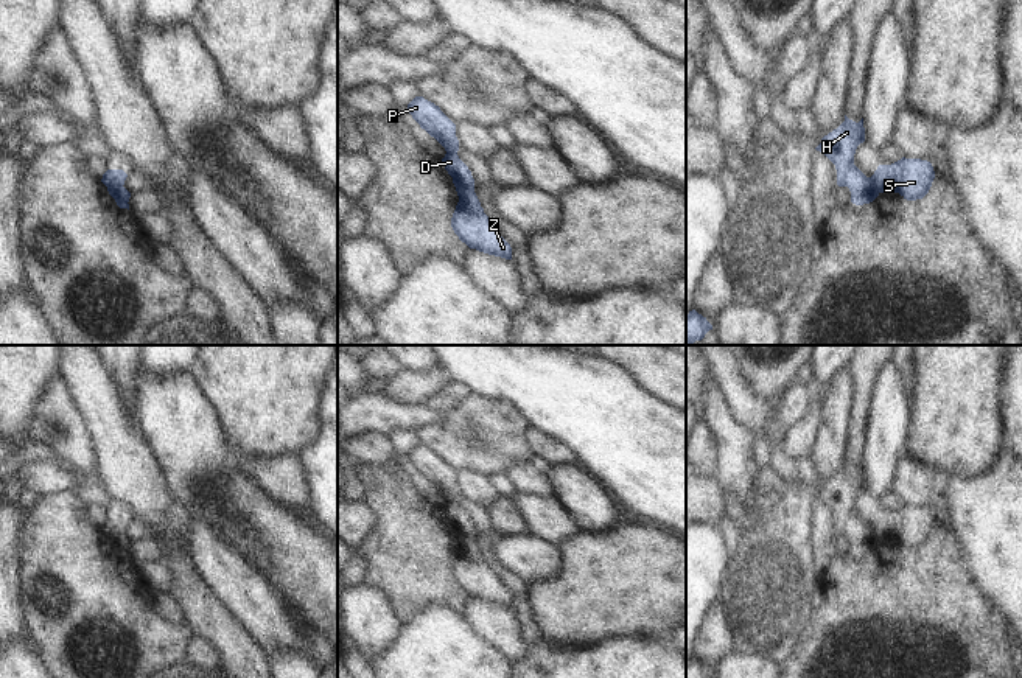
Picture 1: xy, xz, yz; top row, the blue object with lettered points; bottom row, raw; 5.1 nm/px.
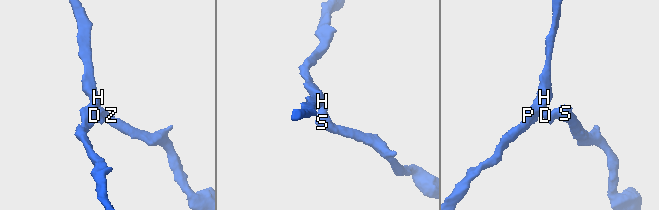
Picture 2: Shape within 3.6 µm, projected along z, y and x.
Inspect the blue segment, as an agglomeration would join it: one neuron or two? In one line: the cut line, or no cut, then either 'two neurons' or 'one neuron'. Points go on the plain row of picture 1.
cut xz (456, 535), (470, 535), (473, 538); two neurons

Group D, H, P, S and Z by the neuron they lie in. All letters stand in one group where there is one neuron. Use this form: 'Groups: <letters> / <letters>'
Groups: D H P / S Z

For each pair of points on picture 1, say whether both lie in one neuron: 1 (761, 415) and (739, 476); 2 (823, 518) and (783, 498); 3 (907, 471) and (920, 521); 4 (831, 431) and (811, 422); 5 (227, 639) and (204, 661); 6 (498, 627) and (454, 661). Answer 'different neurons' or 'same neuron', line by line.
1: different neurons
2: different neurons
3: different neurons
4: different neurons
5: different neurons
6: different neurons

